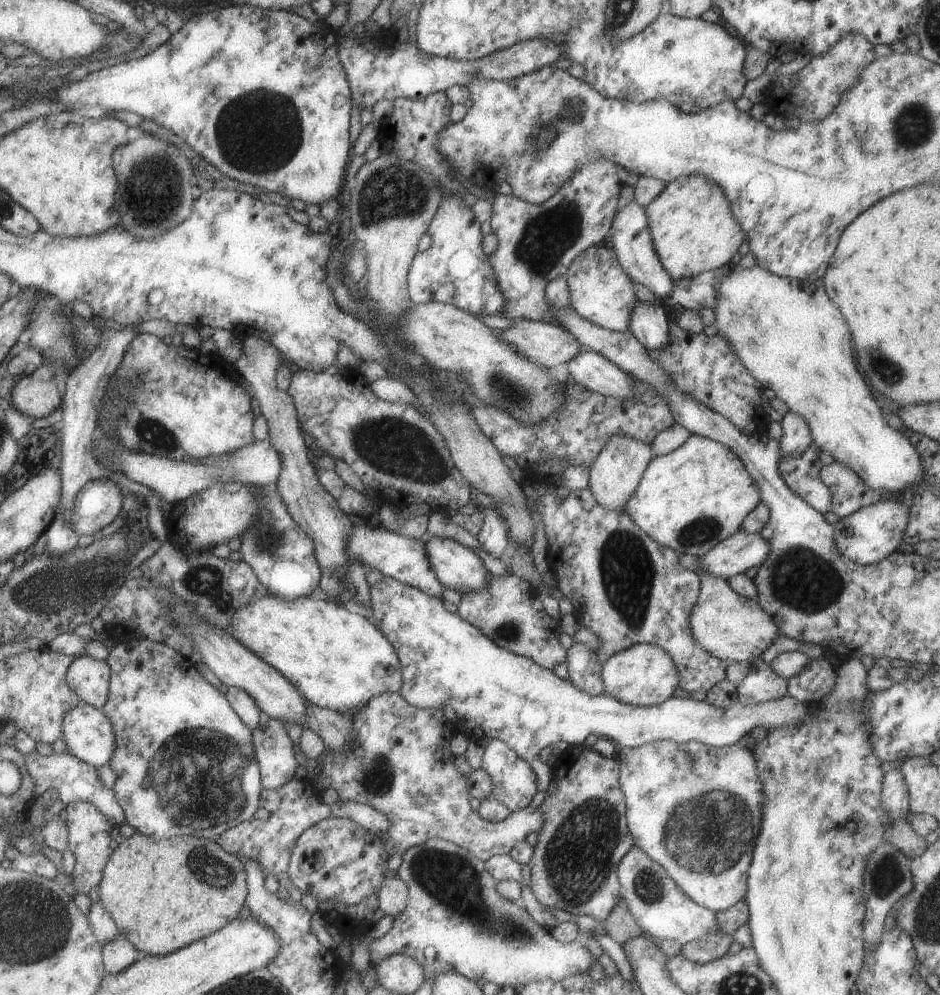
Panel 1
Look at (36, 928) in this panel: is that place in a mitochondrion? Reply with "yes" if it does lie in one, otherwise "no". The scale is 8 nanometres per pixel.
yes

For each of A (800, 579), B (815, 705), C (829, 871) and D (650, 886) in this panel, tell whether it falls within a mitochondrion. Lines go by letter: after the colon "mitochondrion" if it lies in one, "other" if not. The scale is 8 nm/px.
A: mitochondrion
B: other
C: other
D: mitochondrion

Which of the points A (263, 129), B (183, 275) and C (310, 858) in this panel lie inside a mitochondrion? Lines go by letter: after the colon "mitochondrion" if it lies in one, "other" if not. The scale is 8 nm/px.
A: mitochondrion
B: other
C: other

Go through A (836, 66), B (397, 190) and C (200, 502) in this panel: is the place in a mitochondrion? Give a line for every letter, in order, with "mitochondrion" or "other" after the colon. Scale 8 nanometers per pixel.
A: mitochondrion
B: mitochondrion
C: other

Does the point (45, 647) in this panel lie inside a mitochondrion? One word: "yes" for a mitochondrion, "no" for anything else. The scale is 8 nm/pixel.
no

